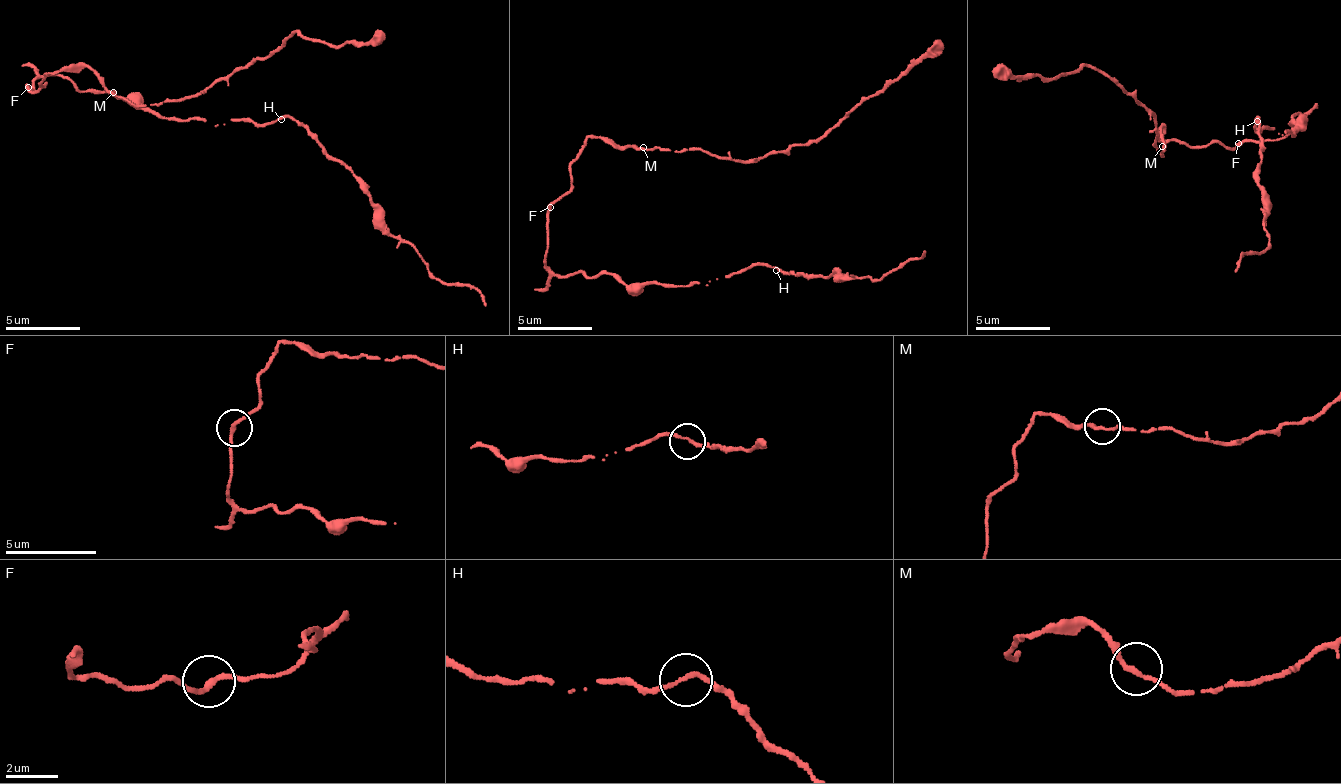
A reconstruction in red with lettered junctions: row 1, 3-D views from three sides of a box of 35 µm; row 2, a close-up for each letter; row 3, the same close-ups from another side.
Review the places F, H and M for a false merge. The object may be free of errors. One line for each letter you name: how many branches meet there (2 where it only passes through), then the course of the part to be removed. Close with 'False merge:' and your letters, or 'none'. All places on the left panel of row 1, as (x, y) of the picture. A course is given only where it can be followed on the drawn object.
False merge: none

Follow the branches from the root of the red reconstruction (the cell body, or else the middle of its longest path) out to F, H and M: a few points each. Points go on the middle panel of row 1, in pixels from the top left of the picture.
F: (549, 269), (546, 256), (548, 251), (548, 210), (551, 206)
H: (549, 269), (676, 287), (750, 267), (776, 270)
M: (549, 269), (548, 214), (568, 190), (576, 153), (590, 138), (617, 145), (644, 146)

